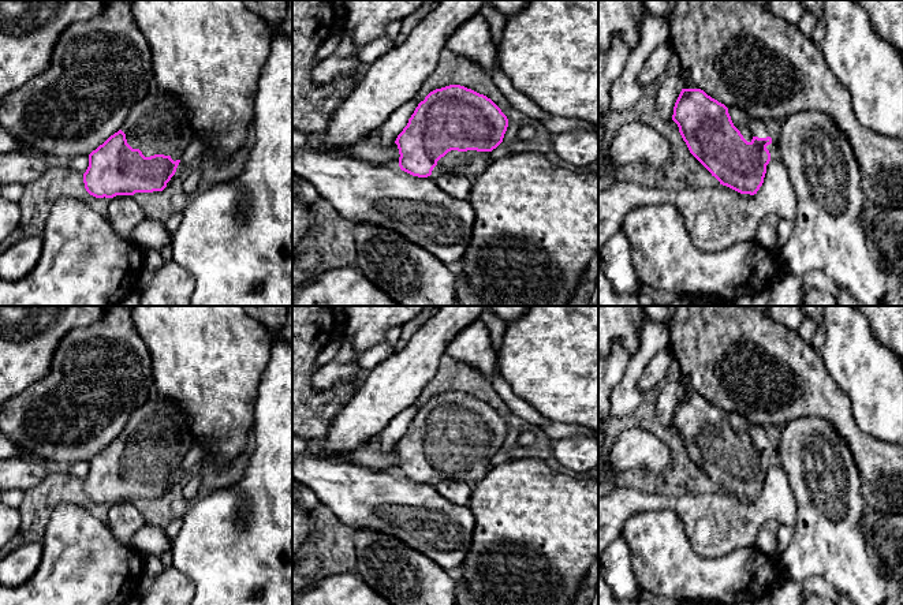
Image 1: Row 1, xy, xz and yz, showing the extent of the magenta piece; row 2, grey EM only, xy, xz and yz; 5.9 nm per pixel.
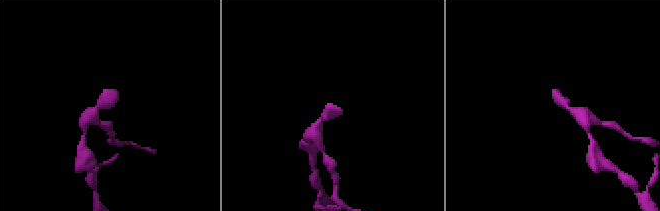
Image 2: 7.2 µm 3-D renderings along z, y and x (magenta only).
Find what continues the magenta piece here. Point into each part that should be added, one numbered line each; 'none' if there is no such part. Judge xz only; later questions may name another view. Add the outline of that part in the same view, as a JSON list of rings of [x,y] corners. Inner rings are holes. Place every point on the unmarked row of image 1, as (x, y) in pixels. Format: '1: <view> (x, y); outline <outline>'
1: xz (471, 469); outline [[[451,456],[437,467],[428,485],[436,486],[443,481],[456,481],[474,485],[490,470],[490,458],[458,458]]]

